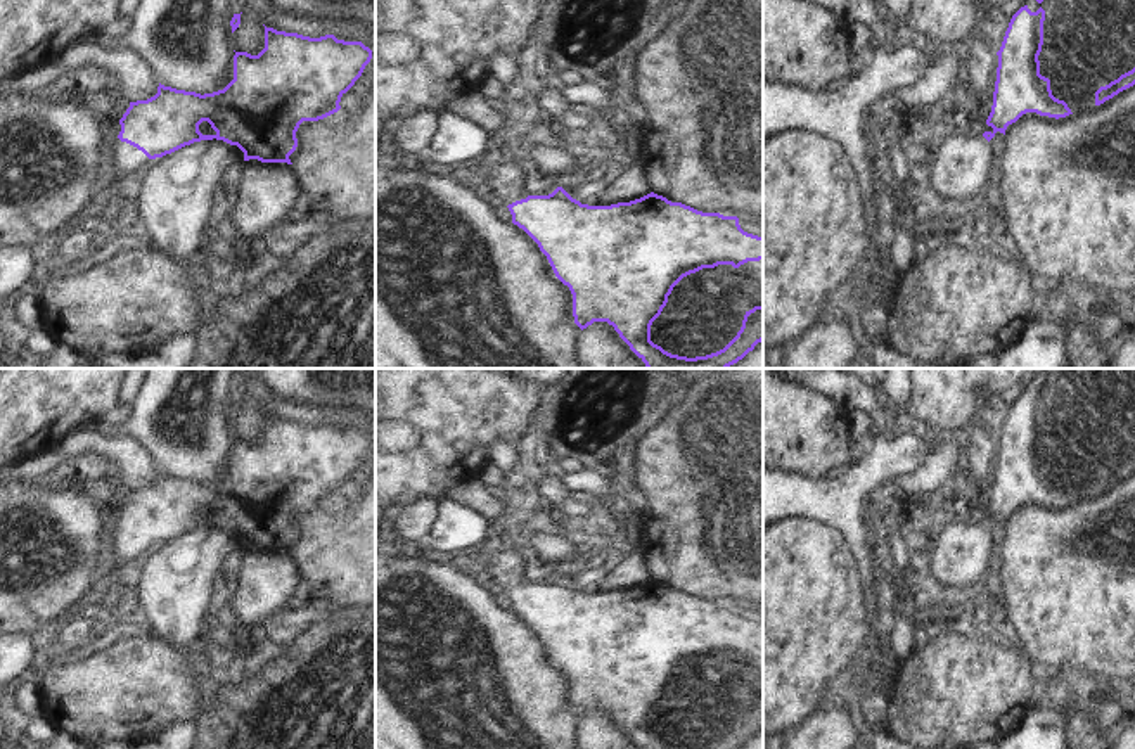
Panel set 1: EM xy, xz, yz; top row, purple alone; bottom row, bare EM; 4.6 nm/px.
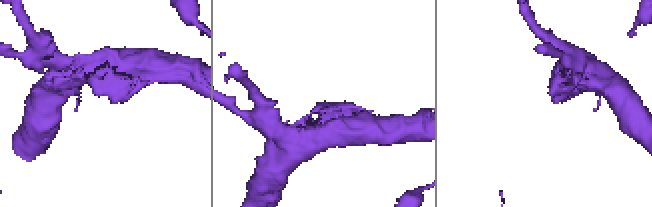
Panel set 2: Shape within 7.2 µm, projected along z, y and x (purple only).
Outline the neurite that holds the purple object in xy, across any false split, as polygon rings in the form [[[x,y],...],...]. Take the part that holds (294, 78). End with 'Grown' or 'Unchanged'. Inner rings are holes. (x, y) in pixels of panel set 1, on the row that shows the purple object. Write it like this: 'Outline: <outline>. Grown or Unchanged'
Outline: [[[265,26],[265,48],[258,55],[235,52],[234,80],[223,90],[201,95],[159,83],[154,97],[130,102],[114,147],[116,180],[133,187],[151,159],[213,138],[237,145],[244,161],[292,164],[289,156],[298,147],[299,125],[337,112],[341,97],[370,59],[372,50],[362,42],[344,42],[334,35],[310,38]]]. Grown.

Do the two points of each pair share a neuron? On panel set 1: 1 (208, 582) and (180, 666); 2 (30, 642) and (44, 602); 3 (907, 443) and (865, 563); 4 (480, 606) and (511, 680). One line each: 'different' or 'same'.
1: different
2: different
3: same
4: same

